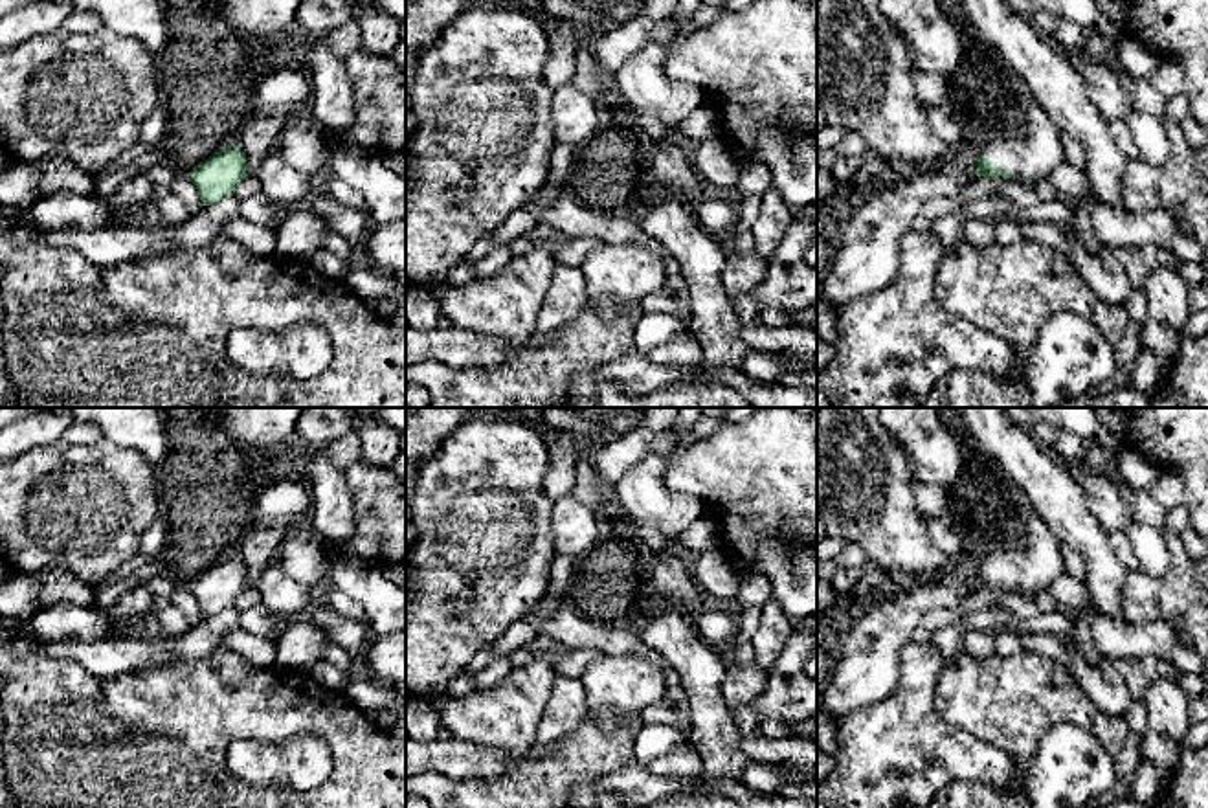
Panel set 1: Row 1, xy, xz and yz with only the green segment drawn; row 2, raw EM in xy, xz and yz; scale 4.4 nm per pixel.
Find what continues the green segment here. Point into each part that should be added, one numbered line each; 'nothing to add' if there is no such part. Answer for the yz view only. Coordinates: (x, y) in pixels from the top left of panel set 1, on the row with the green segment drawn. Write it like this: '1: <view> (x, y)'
1: yz (1038, 151)

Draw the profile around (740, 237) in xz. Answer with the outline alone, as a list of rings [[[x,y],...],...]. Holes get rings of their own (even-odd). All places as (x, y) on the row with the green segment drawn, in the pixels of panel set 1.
[[[744,195],[742,202],[736,206],[738,219],[733,224],[725,244],[736,253],[749,253],[755,250],[753,224],[760,215],[762,196]]]

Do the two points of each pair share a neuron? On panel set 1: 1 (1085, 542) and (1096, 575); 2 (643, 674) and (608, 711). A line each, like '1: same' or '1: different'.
1: same
2: same

